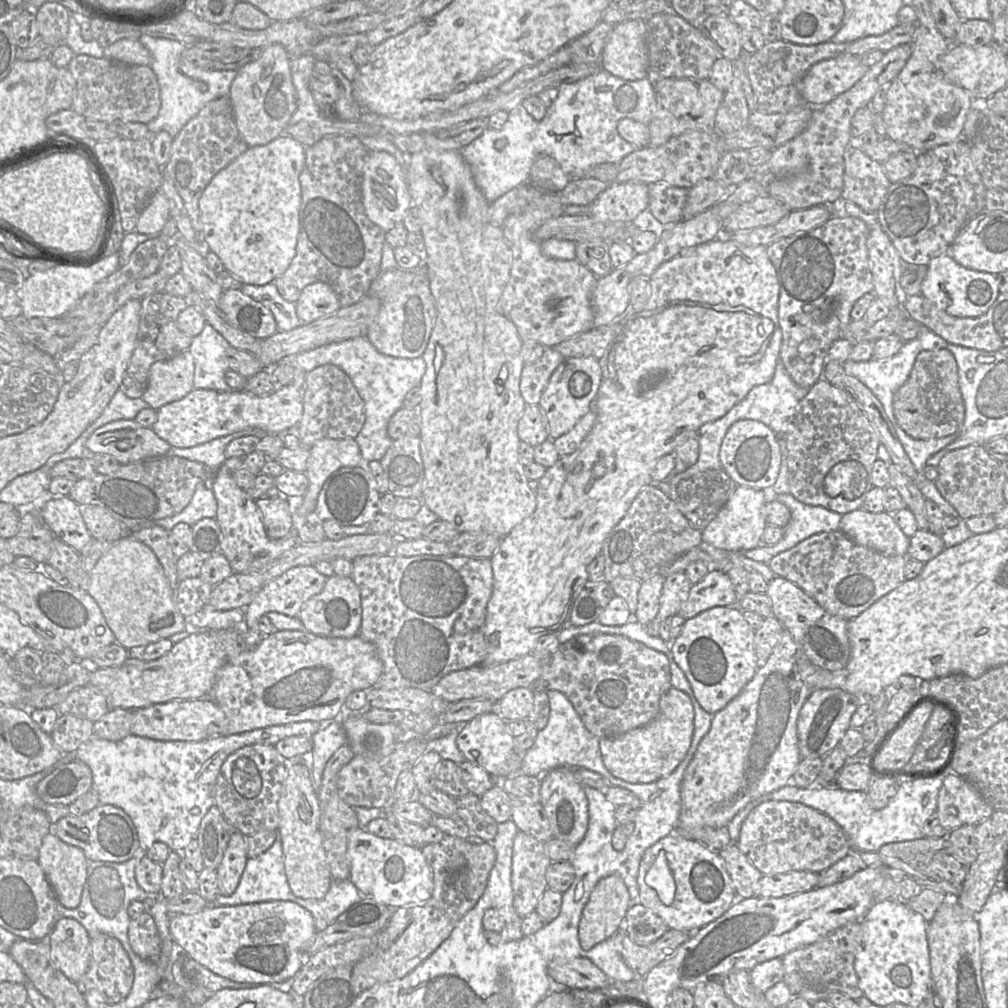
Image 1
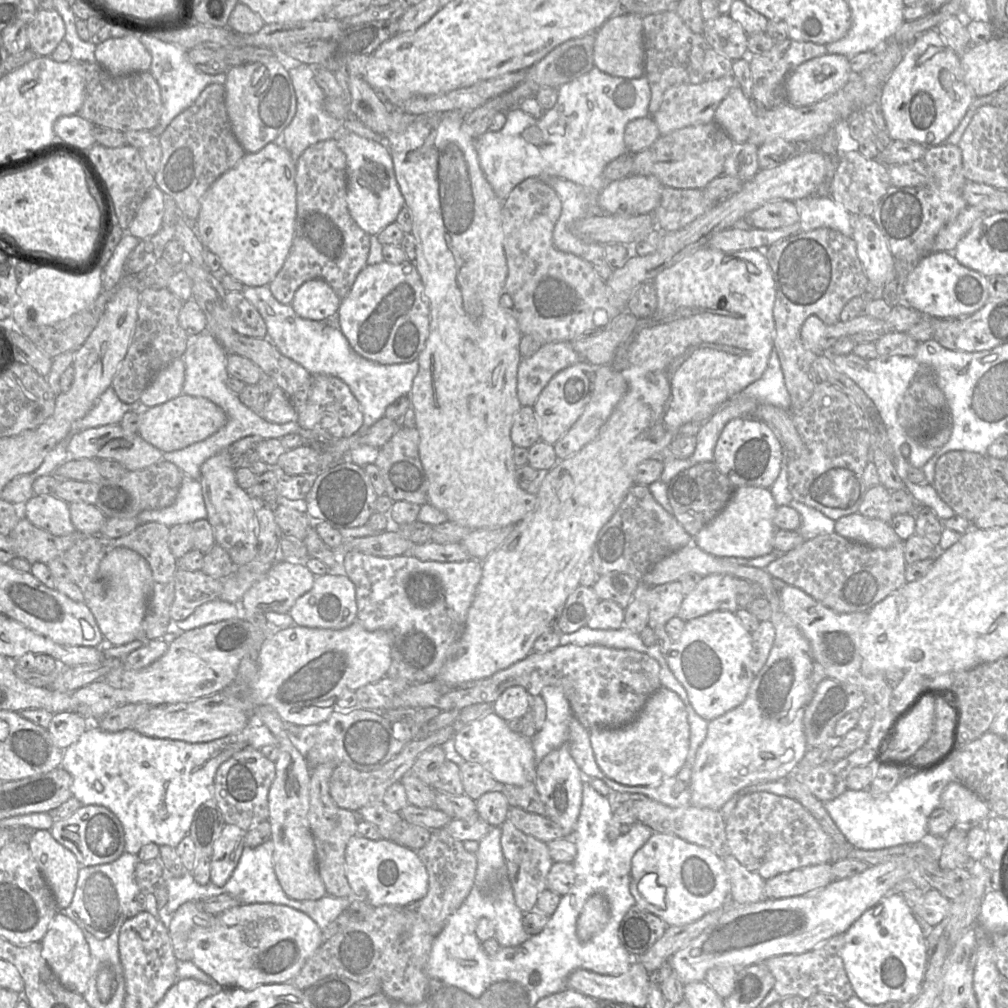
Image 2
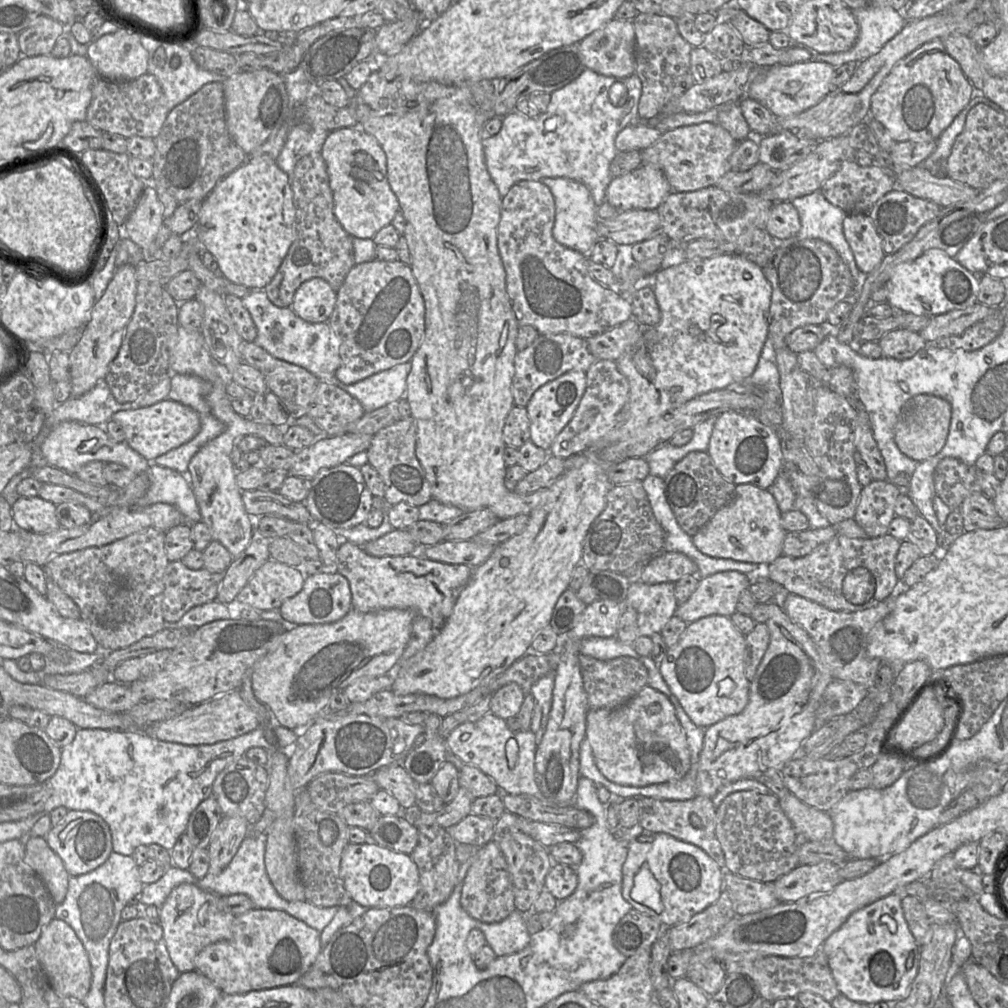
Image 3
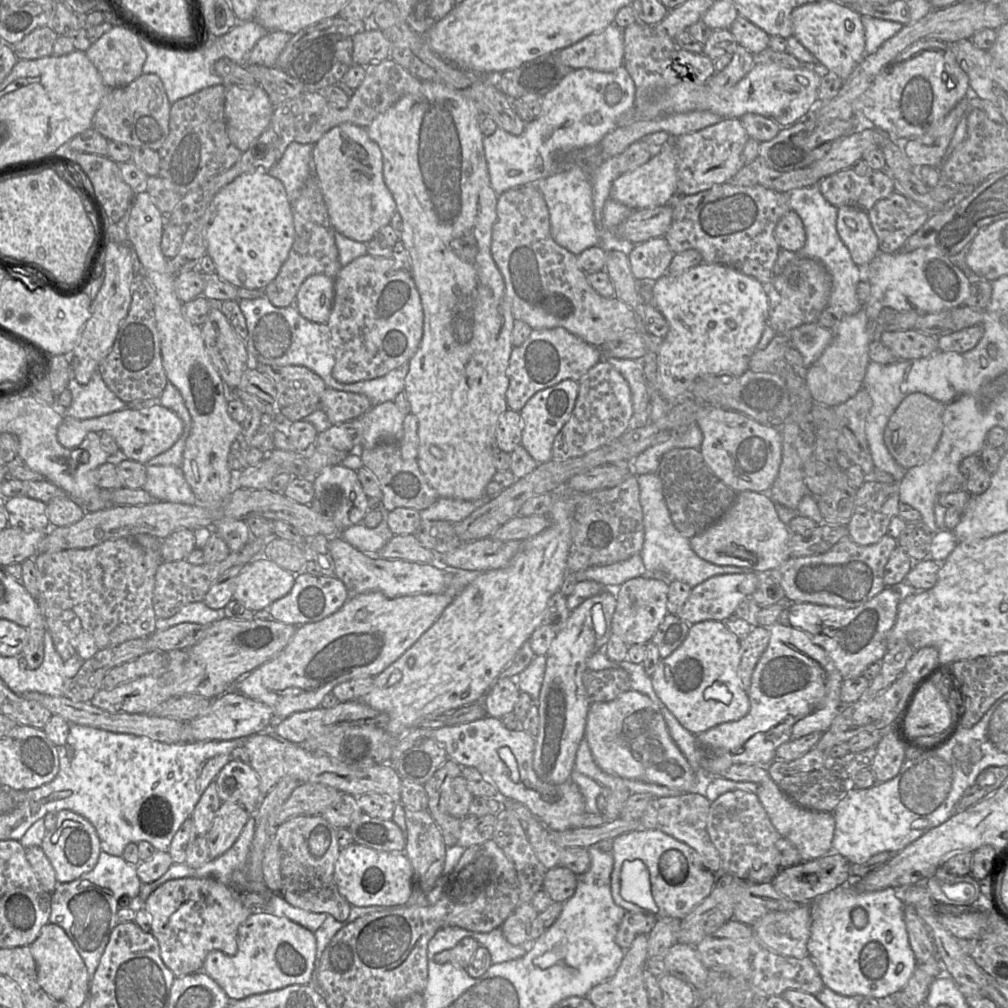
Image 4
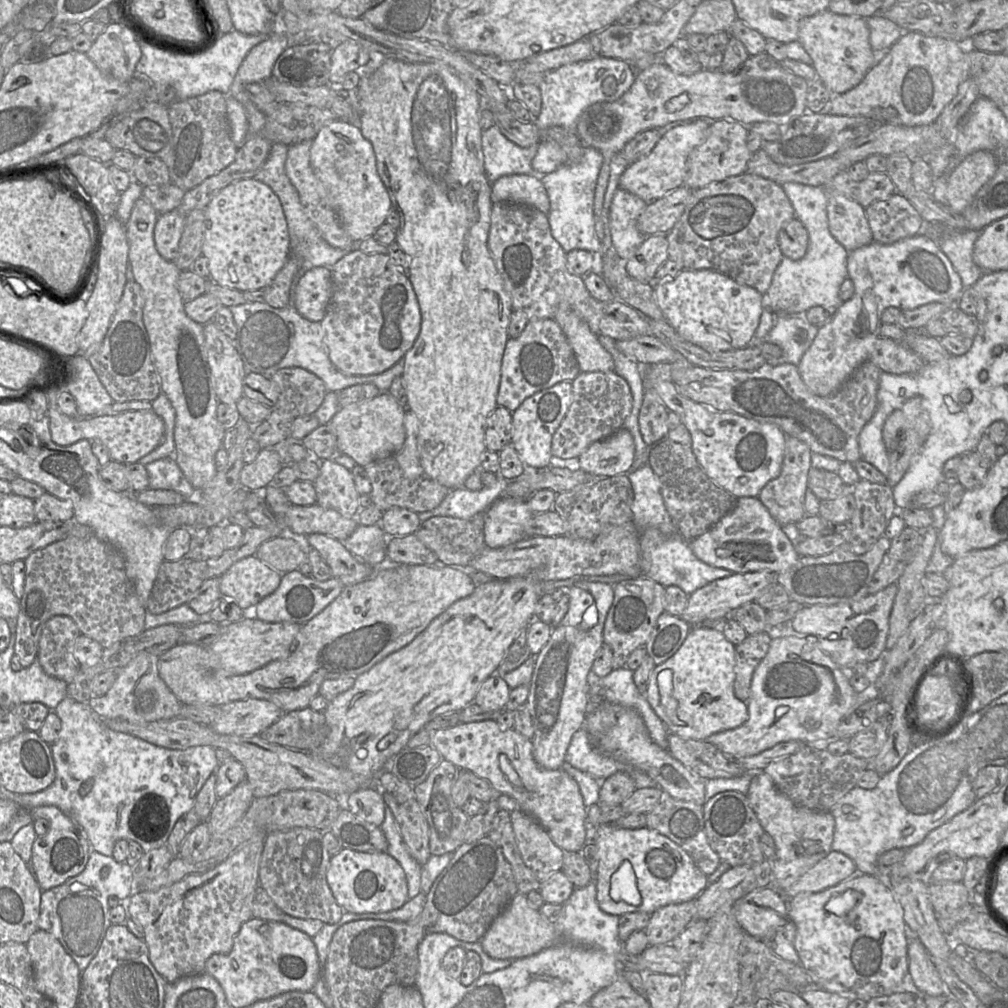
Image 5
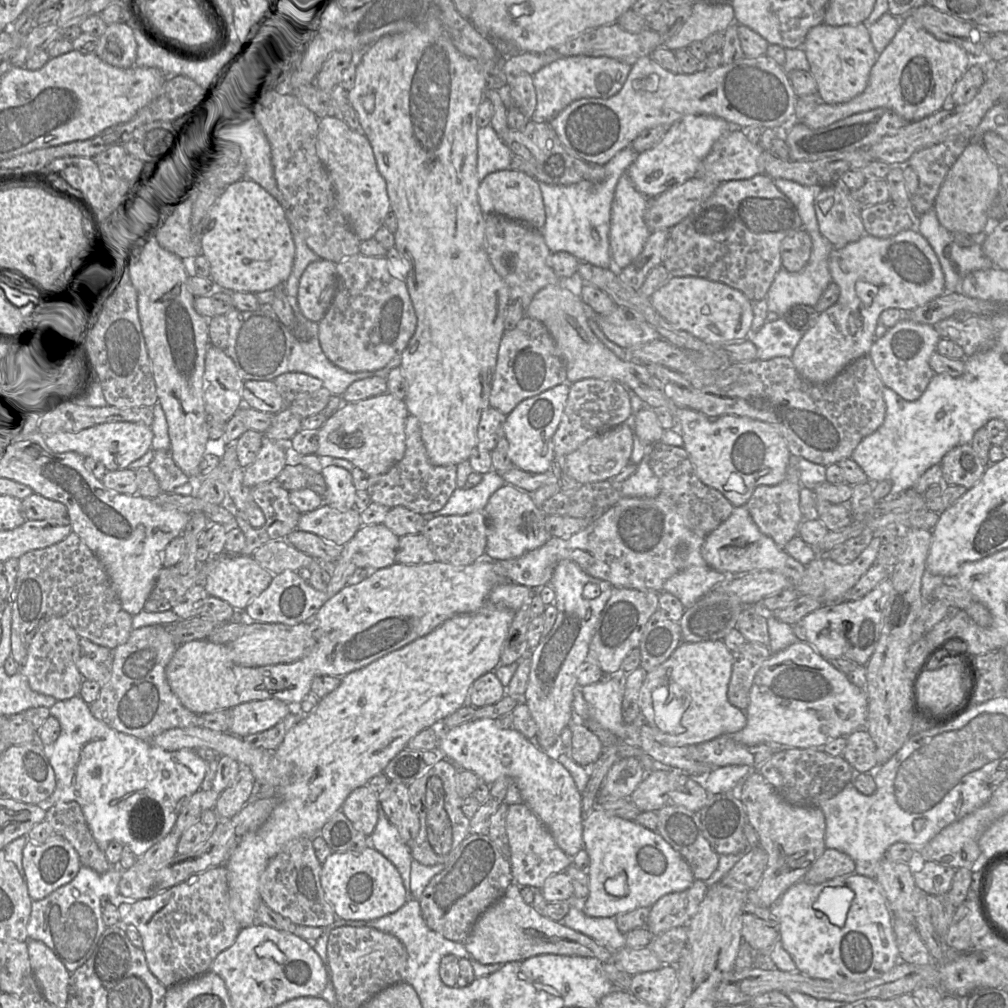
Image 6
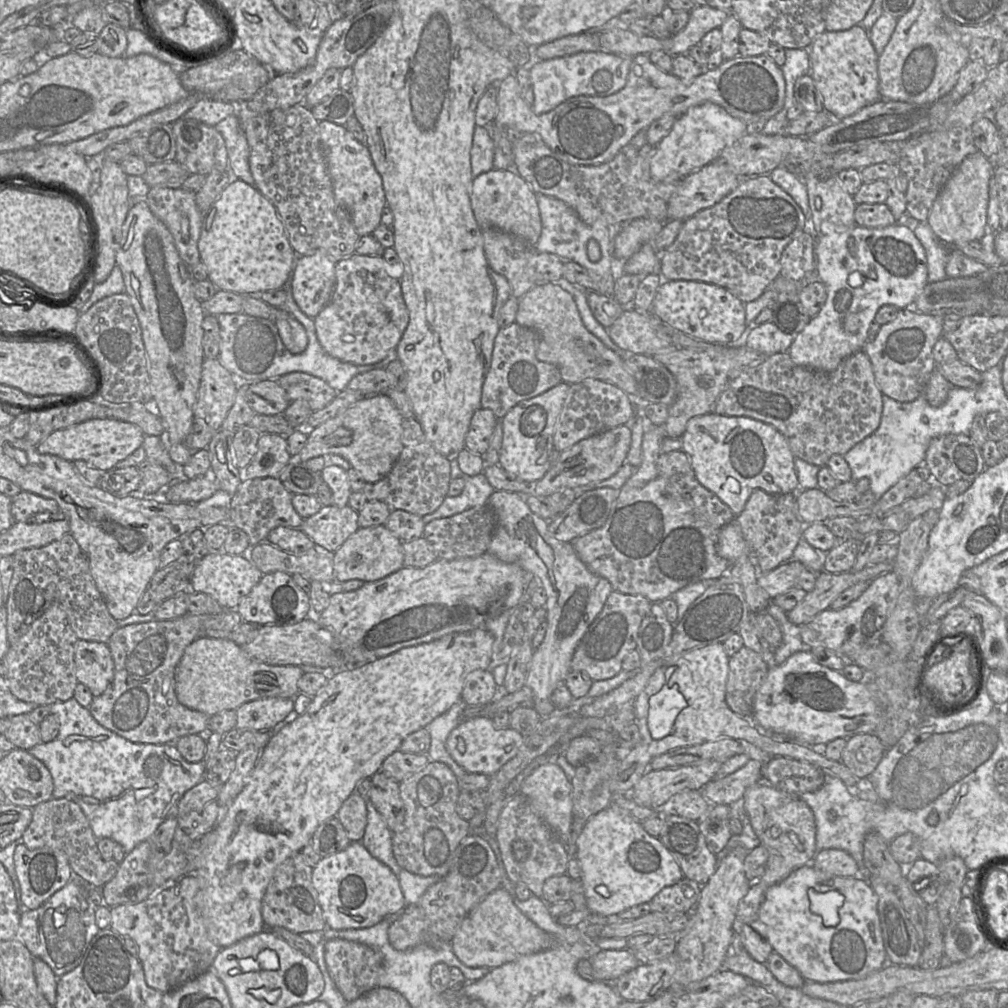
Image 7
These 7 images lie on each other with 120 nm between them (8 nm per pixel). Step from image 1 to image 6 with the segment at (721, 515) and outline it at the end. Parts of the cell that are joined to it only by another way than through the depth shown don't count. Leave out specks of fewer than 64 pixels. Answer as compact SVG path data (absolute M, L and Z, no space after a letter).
M745 506L734 507L729 518L705 537L702 557L707 566L727 575L760 571L781 573L790 580L791 587L802 580L806 570L770 537L761 533Z

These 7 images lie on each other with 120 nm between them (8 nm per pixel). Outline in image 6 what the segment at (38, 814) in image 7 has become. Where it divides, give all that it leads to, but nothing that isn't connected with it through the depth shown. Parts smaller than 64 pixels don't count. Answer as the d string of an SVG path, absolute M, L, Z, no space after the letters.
M77 802L57 803L49 807L44 820L35 825L27 837L34 843L43 843L56 835L66 839L74 847L82 866L99 874L104 874L113 867L93 838Z

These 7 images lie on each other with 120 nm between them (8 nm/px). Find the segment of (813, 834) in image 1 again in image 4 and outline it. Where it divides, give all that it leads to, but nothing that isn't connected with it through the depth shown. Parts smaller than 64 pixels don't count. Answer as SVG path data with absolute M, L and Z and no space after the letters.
M731 790L720 795L710 804L706 830L721 856L722 873L732 874L749 883L768 883L781 870L779 865L779 852L775 847L776 841L781 836L772 825L756 793Z

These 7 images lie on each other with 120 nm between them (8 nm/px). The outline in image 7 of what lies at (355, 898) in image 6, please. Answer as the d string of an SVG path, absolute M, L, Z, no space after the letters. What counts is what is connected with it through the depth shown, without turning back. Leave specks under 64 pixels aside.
M351 842L343 851L322 858L313 868L312 883L326 925L334 930L372 927L384 918L400 914L407 906L397 876L387 865L373 857L361 842Z

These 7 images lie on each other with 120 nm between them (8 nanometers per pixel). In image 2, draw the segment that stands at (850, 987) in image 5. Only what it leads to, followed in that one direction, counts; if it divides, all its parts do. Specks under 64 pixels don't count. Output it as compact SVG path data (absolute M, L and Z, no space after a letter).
M889 893L875 906L866 910L844 933L845 943L840 950L847 977L854 995L865 1004L882 1006L886 1002L905 1003L920 989L928 965L927 929L906 904L900 893Z

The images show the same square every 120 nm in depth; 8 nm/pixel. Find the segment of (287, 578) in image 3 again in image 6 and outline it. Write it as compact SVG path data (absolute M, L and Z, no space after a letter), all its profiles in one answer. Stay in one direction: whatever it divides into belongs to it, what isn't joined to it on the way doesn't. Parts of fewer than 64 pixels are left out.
M224 552L218 566L205 579L204 588L209 596L227 602L235 610L245 610L268 588L274 576L252 556Z

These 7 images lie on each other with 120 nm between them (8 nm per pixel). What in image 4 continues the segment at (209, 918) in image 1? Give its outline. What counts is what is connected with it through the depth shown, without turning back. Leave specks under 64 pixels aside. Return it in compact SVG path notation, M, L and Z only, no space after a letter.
M253 913L238 928L235 955L213 950L206 956L202 971L223 989L230 1001L237 1001L290 985L309 984L315 959L314 933L285 917Z

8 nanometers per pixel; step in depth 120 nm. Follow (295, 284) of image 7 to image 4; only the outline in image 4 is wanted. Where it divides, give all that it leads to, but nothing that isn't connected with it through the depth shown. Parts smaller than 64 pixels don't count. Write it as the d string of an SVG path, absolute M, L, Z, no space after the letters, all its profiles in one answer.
M324 275L309 276L300 286L294 306L307 320L328 322L334 302L334 279Z

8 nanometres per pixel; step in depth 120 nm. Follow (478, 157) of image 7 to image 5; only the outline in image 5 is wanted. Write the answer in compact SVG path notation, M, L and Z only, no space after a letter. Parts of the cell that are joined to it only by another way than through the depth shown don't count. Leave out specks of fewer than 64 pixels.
M496 125L482 130L481 145L484 156L484 170L492 185L497 179L507 175L532 175L540 179L544 174L535 173L532 160L539 144L522 148L508 140Z

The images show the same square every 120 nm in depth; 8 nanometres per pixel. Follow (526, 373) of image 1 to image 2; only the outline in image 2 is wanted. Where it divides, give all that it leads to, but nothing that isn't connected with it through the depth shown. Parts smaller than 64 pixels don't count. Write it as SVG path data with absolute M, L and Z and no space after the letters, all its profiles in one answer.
M571 342L544 343L531 357L521 359L517 376L517 396L522 406L533 407L538 396L549 381L560 371L579 362L580 356Z

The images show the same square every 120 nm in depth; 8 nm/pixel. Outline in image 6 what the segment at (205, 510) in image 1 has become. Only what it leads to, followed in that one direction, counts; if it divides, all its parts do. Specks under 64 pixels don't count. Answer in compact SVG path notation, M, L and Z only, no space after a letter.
M156 450L154 452L154 456L149 463L149 468L154 473L155 477L157 478L157 481L159 483L161 492L169 492L172 493L172 491L182 485L185 485L189 482L189 476L187 476L175 463L173 460L170 451L165 450Z

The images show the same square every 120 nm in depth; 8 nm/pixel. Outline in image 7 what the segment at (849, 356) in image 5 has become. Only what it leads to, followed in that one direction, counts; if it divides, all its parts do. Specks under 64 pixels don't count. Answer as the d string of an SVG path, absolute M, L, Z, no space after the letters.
M896 223L884 228L866 228L859 225L854 225L849 228L846 232L832 233L832 234L818 234L815 238L815 276L820 280L827 292L827 299L821 308L821 310L810 320L810 322L804 327L804 329L795 336L795 340L787 351L797 365L823 371L831 372L834 371L839 364L854 354L857 351L863 350L864 345L868 342L868 331L872 322L874 322L877 311L884 305L893 305L898 309L913 308L913 303L919 293L923 290L925 285L928 283L927 280L927 260L925 249L920 241L915 236L913 230L911 230L905 224Z

